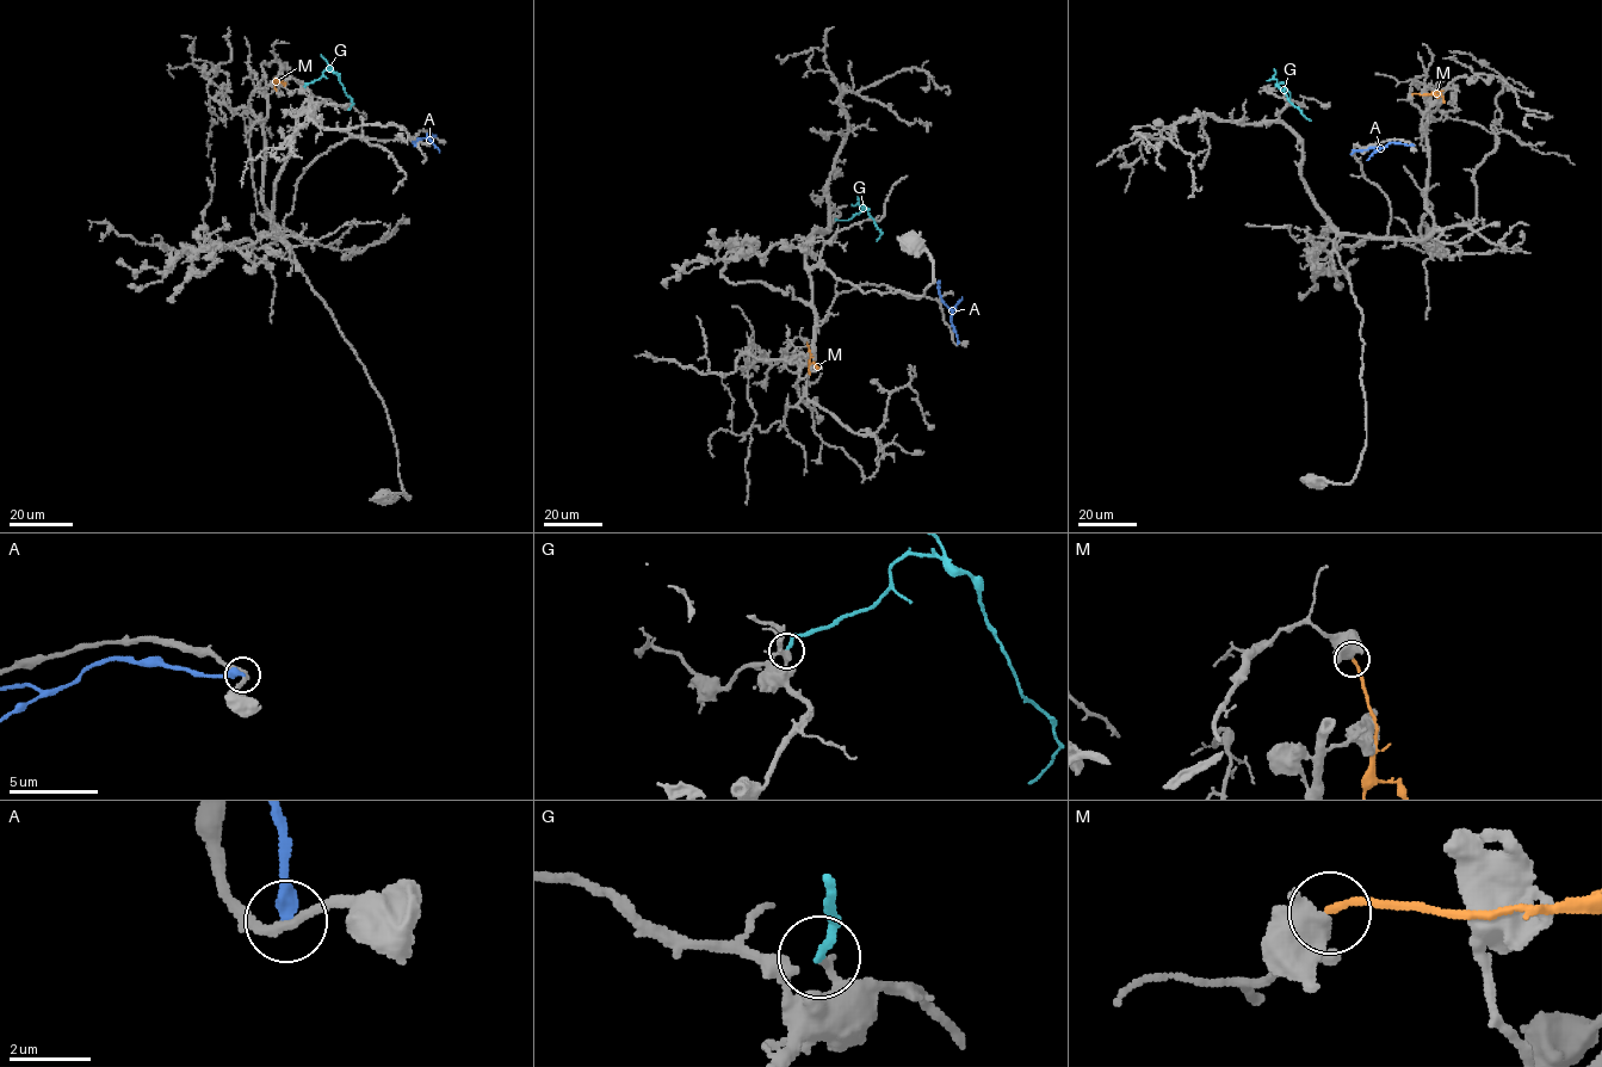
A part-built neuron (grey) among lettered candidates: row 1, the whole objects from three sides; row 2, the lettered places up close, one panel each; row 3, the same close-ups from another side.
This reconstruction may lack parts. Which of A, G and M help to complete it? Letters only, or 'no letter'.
G

